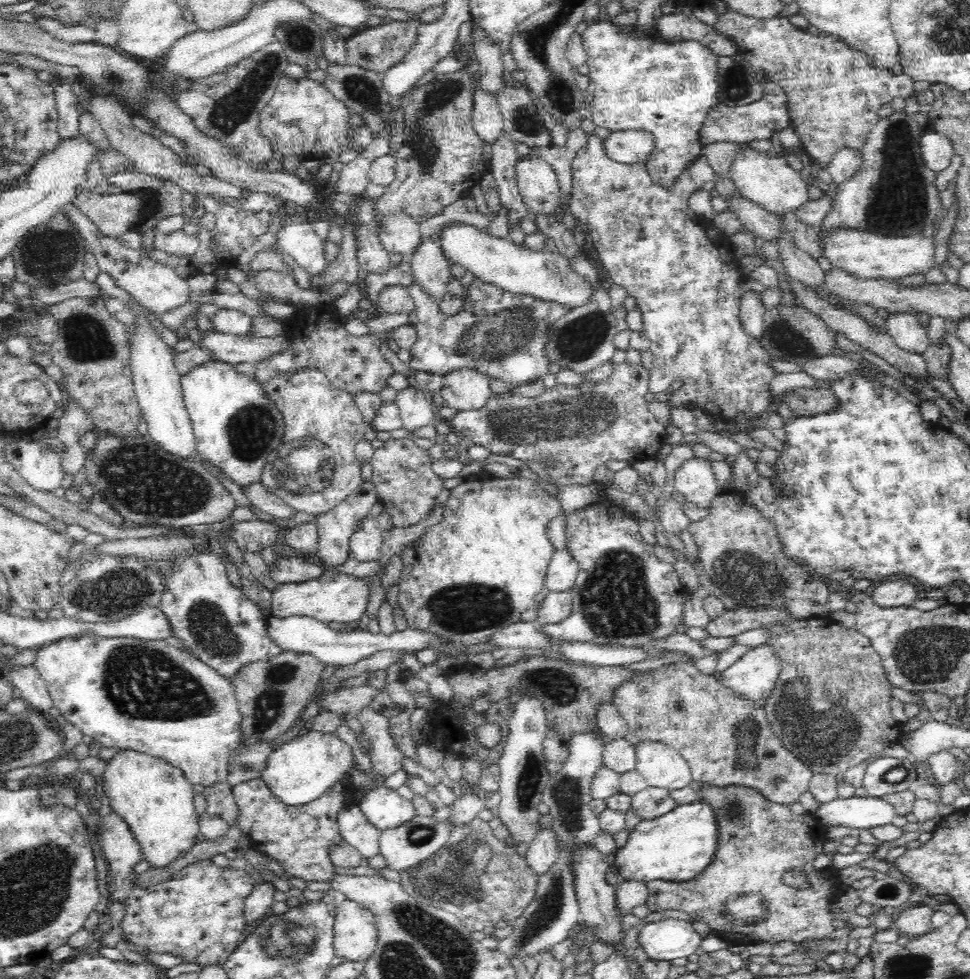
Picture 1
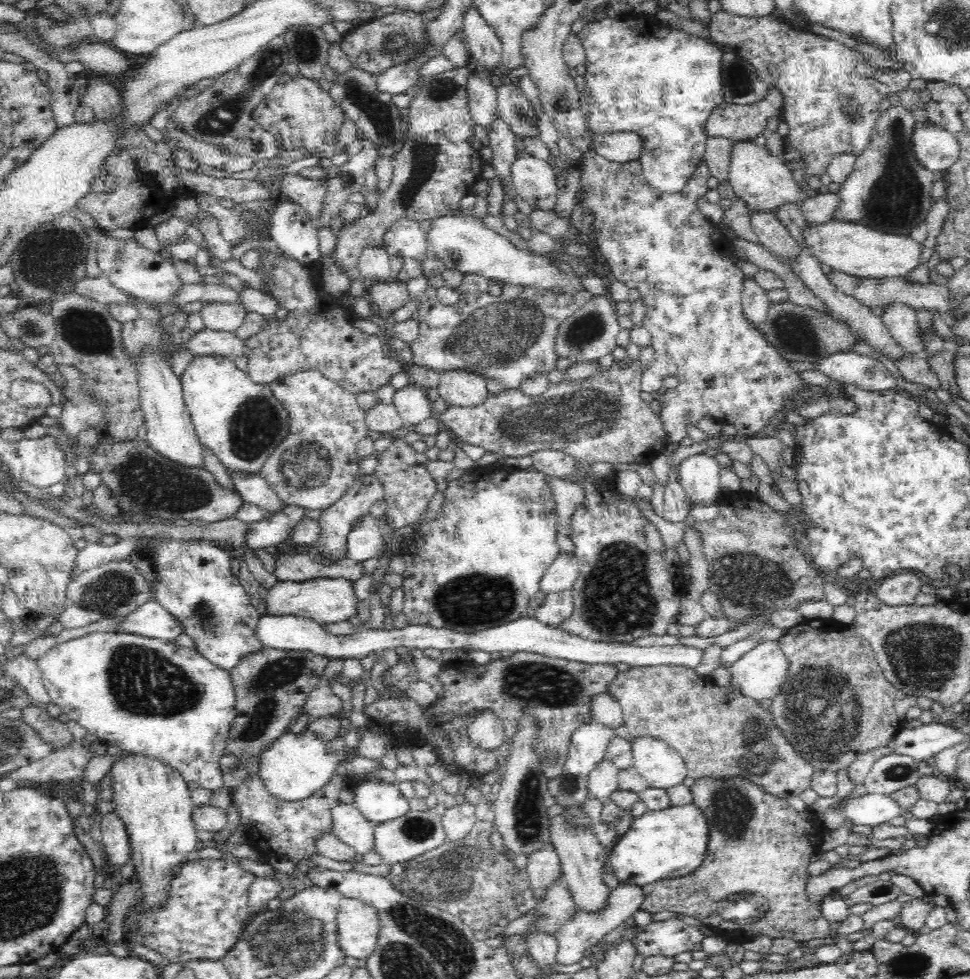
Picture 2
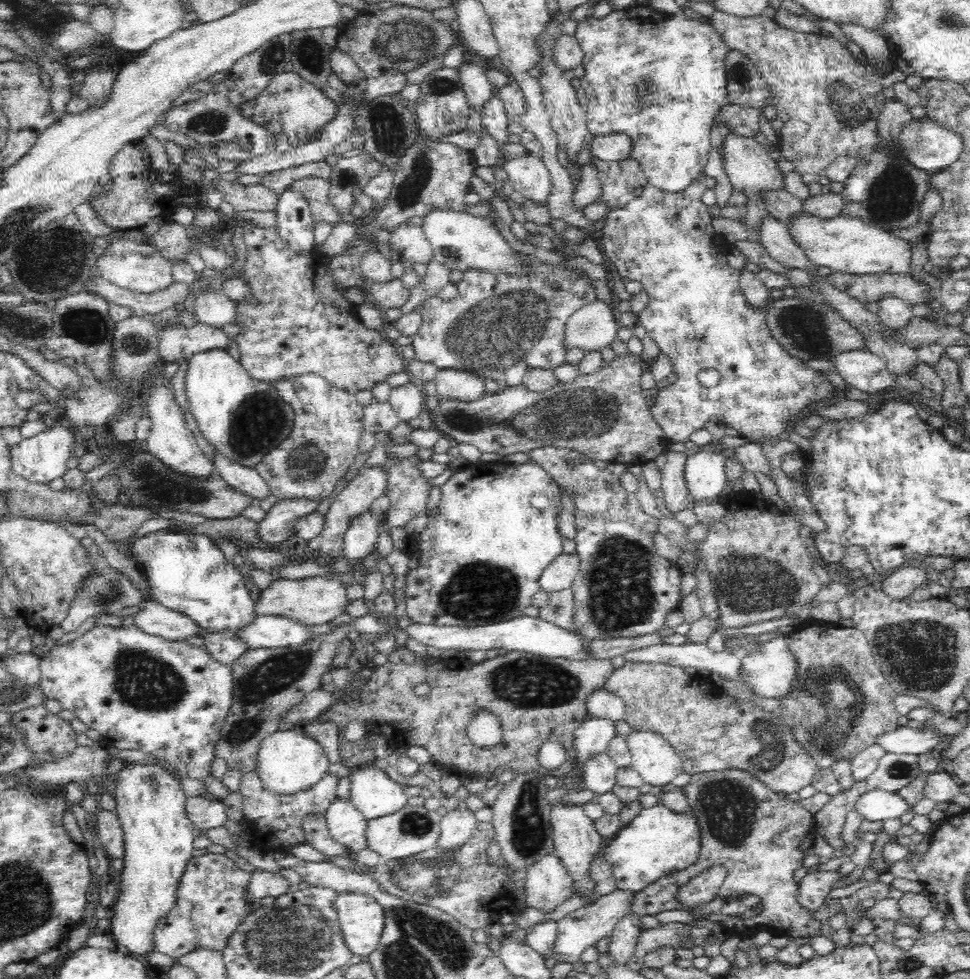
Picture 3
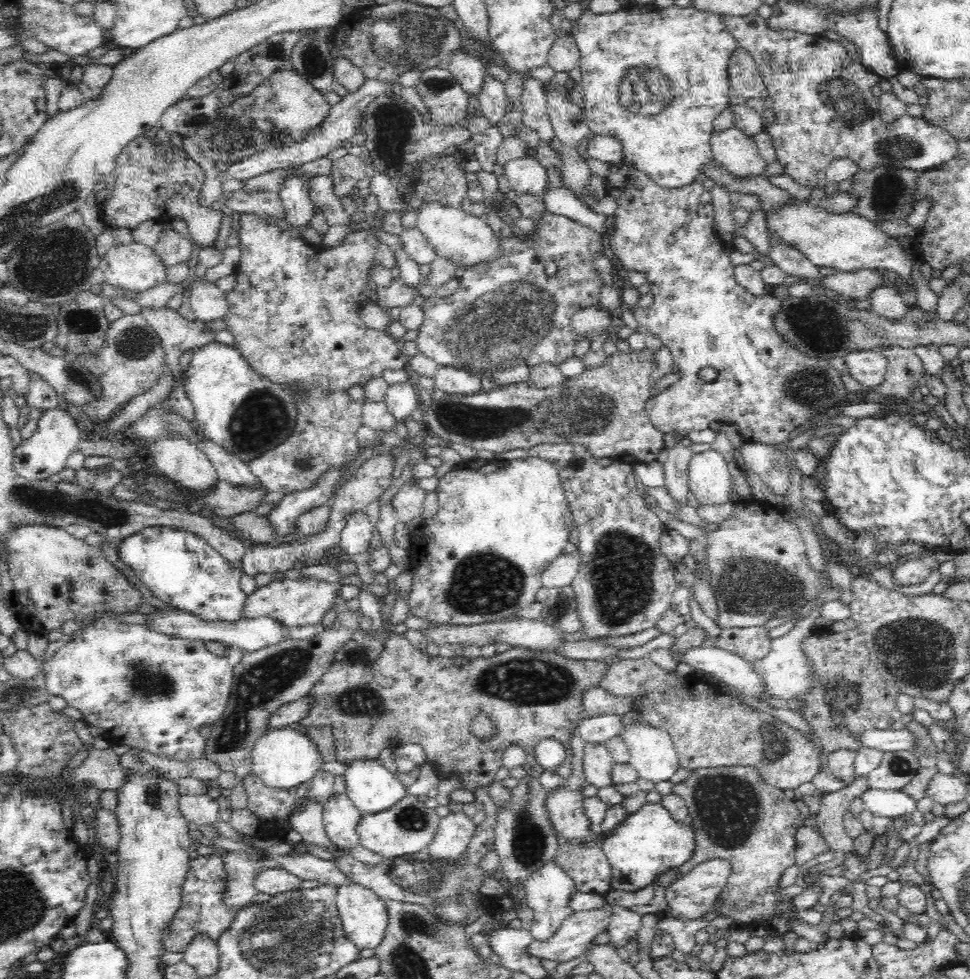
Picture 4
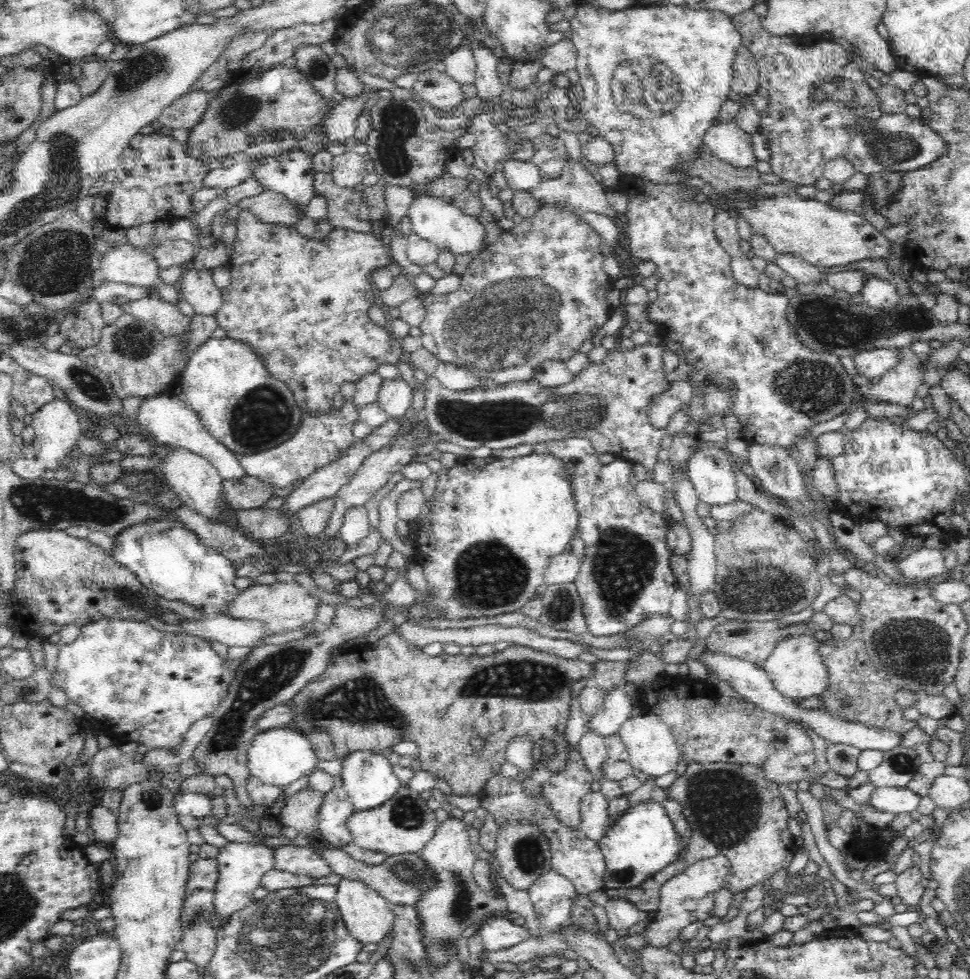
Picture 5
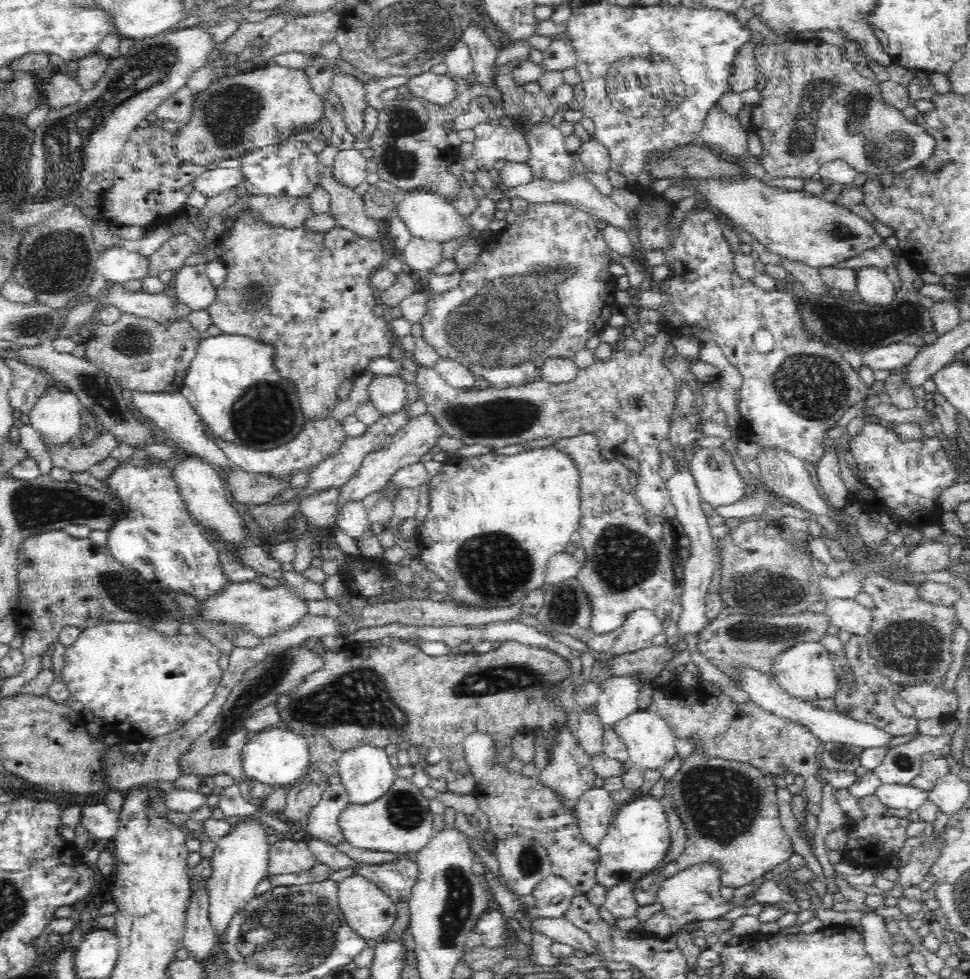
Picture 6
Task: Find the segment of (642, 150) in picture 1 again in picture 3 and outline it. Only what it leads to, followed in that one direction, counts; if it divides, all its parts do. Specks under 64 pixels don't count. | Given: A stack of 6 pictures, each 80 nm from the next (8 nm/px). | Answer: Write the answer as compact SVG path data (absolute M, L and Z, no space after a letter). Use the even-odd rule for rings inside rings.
M610 134L608 136L595 136L591 144L586 147L593 156L603 161L620 163L629 159L634 152L634 139L628 134Z

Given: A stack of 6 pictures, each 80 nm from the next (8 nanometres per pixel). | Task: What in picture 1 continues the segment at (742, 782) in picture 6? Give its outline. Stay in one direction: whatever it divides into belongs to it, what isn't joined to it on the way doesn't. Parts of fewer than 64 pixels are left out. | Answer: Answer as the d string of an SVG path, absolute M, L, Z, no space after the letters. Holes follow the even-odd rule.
M702 784L699 789L701 796L703 796L702 802L710 804L719 816L719 848L717 848L717 854L713 864L703 873L700 874L696 879L690 880L688 883L674 883L671 881L664 880L652 880L647 883L648 887L648 898L645 902L646 906L654 911L674 909L682 910L686 914L690 914L695 921L704 922L710 927L710 932L723 938L724 941L731 945L748 945L748 944L780 944L780 942L793 942L800 943L802 940L808 940L808 938L824 938L829 936L832 932L835 932L834 916L832 916L831 906L832 902L837 902L838 896L842 894L842 891L847 888L846 885L838 884L837 881L837 870L834 867L830 867L827 870L814 870L814 860L819 854L824 853L824 844L828 841L825 833L826 827L818 820L818 818L811 814L796 815L790 811L786 806L780 804L773 804L768 800L765 800L760 793L752 791L750 788L744 787L708 787L707 784ZM786 868L803 868L807 873L809 880L811 881L811 888L804 890L794 890L782 885L782 872Z

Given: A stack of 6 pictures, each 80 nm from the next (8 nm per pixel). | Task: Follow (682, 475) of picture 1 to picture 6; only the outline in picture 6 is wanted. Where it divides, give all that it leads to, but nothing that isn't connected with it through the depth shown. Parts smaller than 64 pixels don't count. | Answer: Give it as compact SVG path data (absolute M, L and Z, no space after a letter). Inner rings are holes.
M722 447L696 450L689 463L689 470L701 499L711 504L713 509L745 497L744 480L731 456Z

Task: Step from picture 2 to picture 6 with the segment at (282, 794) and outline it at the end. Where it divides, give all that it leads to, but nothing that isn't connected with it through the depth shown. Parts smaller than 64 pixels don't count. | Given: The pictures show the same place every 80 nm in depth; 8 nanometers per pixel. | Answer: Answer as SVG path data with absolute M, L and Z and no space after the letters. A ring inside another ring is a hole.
M269 728L258 733L252 733L242 750L244 755L244 773L247 780L276 787L290 787L296 782L306 780L307 769L311 764L307 738L294 733L290 728Z

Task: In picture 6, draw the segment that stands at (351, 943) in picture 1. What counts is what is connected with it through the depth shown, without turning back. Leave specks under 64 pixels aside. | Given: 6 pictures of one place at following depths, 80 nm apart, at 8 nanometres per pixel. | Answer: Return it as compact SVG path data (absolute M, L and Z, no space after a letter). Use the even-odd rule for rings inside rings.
M348 876L338 883L337 899L350 929L369 944L378 942L396 920L396 905L374 883L358 876Z

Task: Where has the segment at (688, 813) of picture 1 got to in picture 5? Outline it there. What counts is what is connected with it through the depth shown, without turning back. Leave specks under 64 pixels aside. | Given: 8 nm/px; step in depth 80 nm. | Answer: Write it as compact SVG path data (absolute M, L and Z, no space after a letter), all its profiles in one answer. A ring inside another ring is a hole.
M652 800L640 803L621 815L599 841L606 860L605 888L627 889L642 887L652 876L683 860L689 846L689 838L678 833L663 805Z

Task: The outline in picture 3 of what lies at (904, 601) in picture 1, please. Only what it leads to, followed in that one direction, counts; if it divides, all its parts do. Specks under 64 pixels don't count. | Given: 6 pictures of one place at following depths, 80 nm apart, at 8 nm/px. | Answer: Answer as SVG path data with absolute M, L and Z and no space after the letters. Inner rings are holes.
M908 565L884 576L878 588L892 601L906 601L912 599L914 590L924 582L928 582L925 568Z

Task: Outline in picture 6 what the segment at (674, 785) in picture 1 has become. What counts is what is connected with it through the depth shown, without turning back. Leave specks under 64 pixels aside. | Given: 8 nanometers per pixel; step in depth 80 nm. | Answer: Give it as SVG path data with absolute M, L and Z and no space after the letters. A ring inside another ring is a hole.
M636 710L628 718L620 720L614 731L625 742L630 762L635 767L645 770L662 770L670 760L676 758L676 737L668 723L659 715L649 710Z

